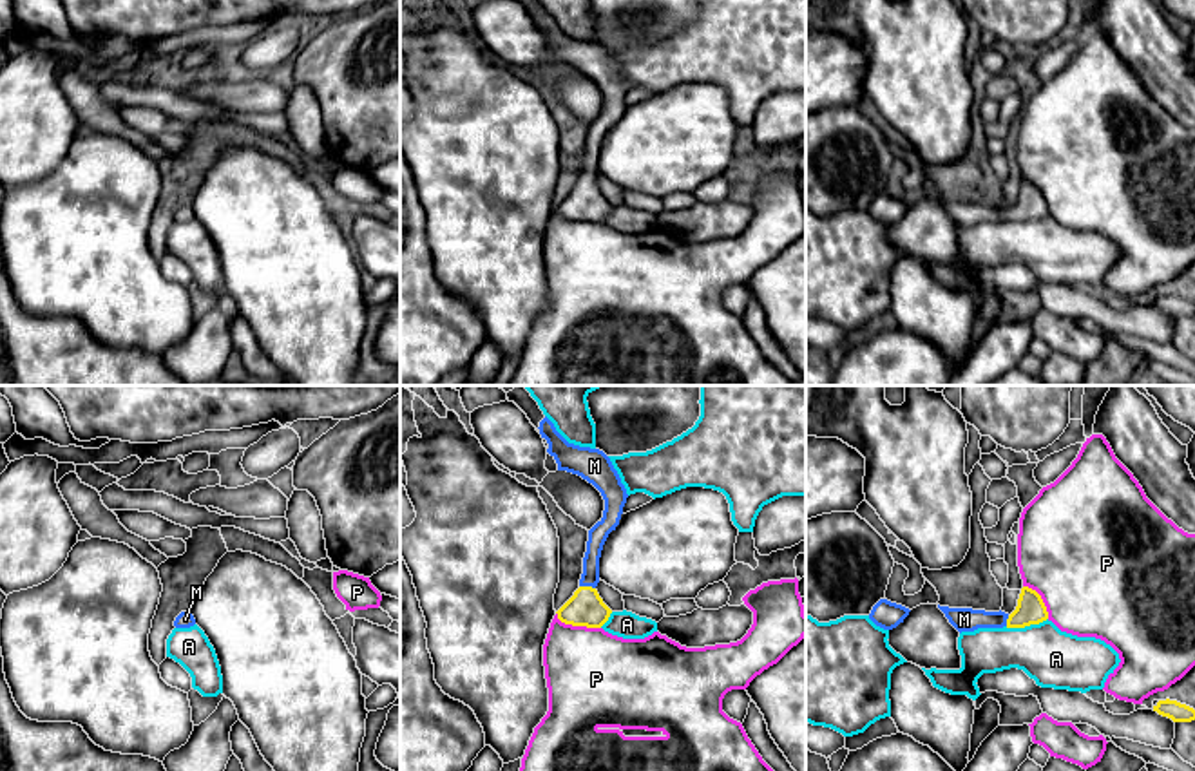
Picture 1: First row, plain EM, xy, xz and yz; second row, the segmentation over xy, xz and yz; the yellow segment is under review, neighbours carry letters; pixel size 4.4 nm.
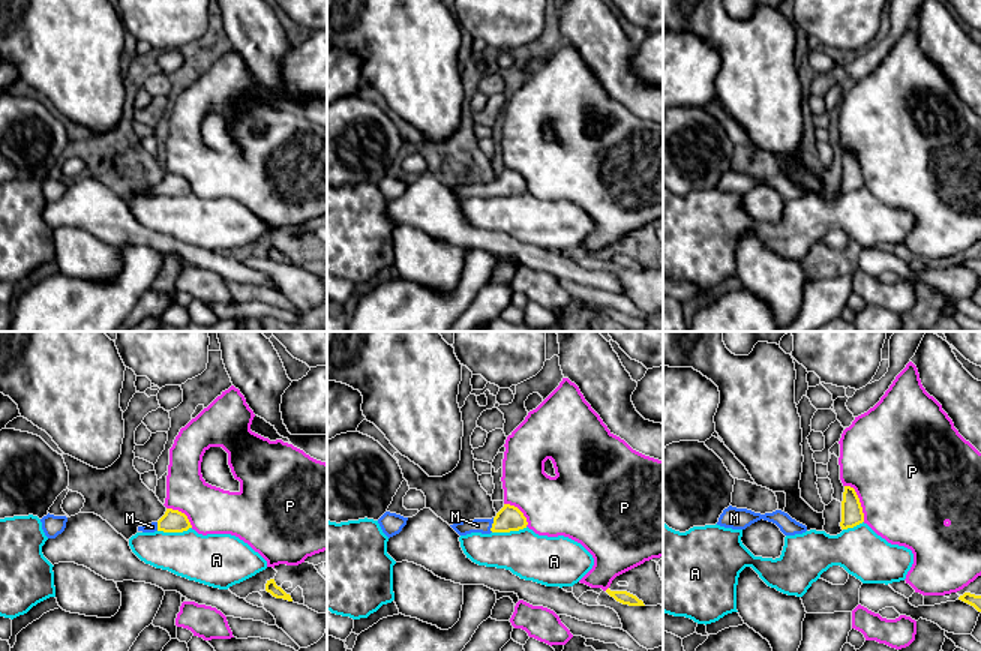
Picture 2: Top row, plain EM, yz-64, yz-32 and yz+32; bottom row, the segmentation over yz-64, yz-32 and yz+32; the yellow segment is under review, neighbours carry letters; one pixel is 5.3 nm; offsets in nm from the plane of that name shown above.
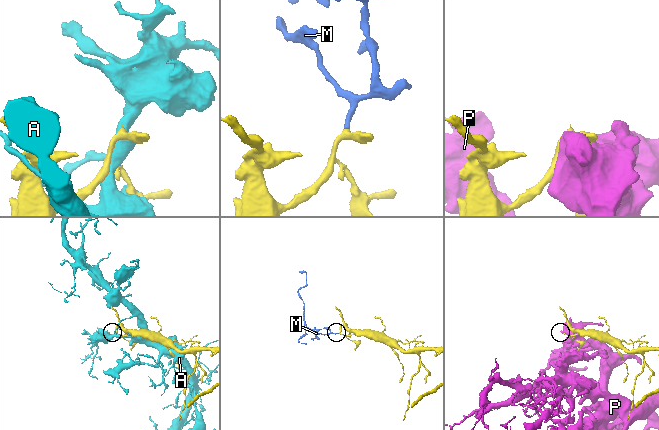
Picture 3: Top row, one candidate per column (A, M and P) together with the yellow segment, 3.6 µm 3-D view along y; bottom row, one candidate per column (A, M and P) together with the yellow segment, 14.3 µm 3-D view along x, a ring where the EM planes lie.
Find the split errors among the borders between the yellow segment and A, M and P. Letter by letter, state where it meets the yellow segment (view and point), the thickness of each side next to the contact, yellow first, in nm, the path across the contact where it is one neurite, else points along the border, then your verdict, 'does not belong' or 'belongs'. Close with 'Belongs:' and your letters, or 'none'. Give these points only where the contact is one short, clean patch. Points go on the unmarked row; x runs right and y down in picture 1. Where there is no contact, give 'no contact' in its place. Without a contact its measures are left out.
A: yz (1025, 219) | 130/260 nm | does not belong
M: xz (587, 181) | 160/90 nm | across xz (585, 203), (587, 181), (598, 129) | belongs
P: xz (576, 219) | 160/420 nm | does not belong
Belongs: M

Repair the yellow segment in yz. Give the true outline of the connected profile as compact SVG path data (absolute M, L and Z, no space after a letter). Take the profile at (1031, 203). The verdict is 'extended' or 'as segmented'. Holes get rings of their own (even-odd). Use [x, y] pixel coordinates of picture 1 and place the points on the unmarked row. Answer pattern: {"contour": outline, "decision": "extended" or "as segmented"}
{"contour": "M1023 181L1016 205L1009 210L1005 206L985 206L985 205L972 205L972 203L938 203L945 208L949 217L961 228L961 226L974 226L978 223L1025 223L1030 219L1039 219L1048 214L1047 201L1041 190Z", "decision": "extended"}

